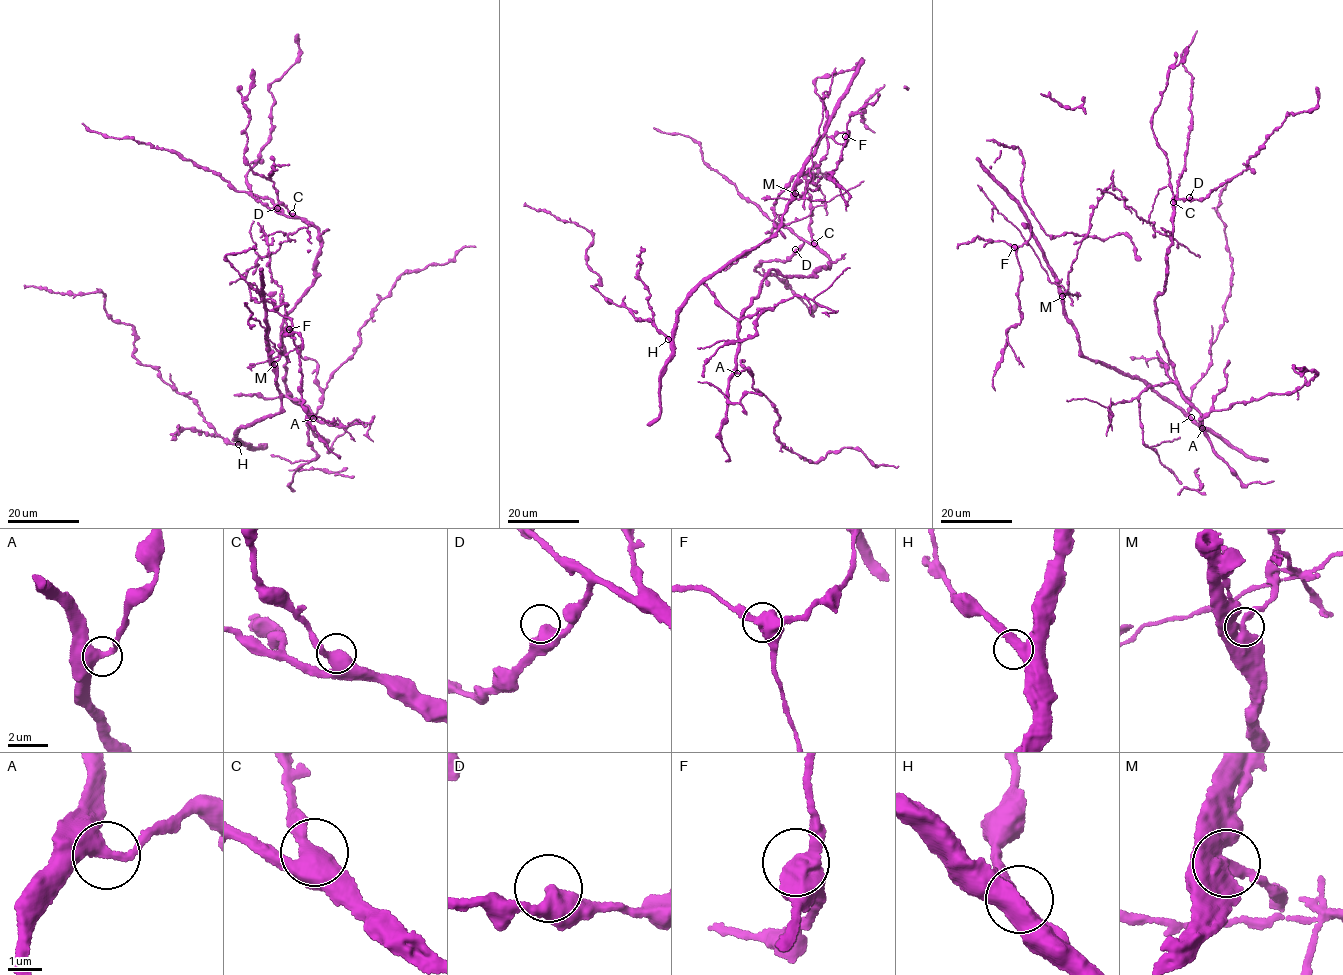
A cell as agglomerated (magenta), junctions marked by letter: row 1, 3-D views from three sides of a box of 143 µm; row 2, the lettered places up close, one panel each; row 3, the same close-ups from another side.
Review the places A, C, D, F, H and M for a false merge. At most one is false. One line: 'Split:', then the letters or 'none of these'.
Split: M

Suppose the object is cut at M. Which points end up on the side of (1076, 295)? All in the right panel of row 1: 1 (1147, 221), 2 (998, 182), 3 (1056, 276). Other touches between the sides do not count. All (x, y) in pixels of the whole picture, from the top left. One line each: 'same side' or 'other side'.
1: same side
2: other side
3: other side

